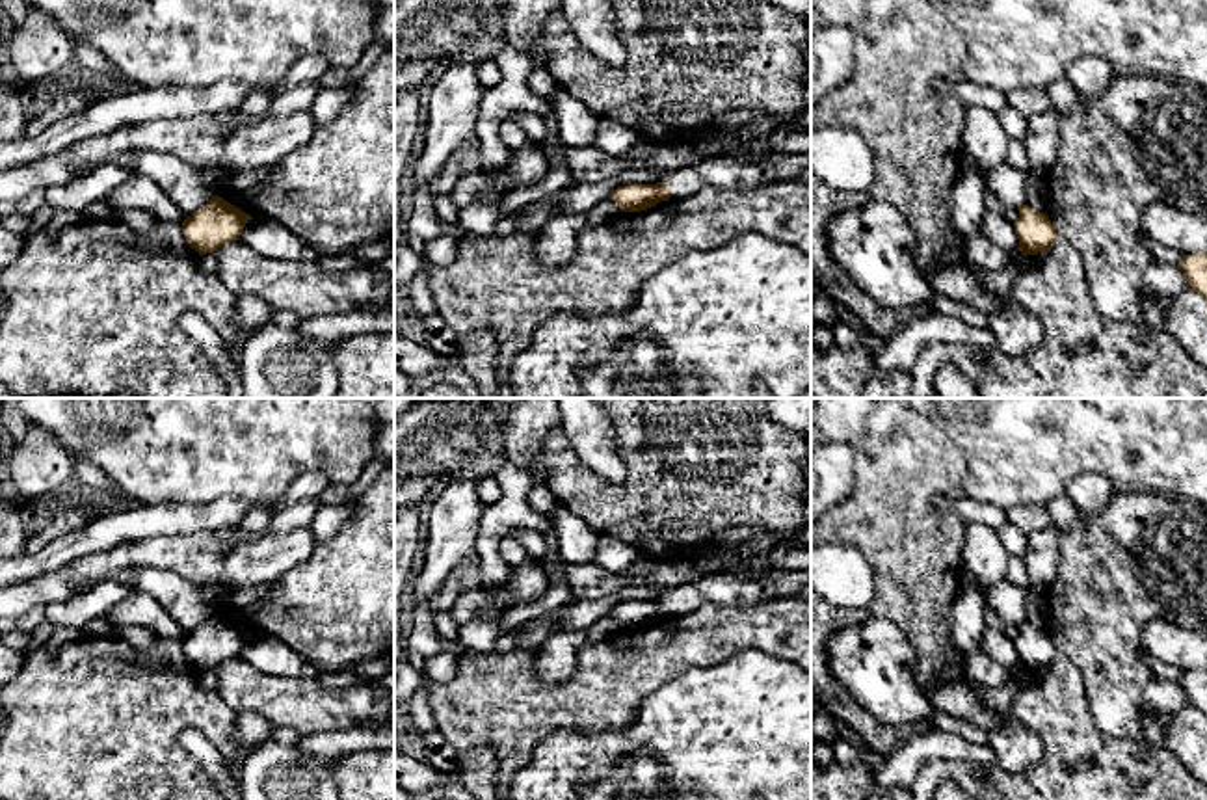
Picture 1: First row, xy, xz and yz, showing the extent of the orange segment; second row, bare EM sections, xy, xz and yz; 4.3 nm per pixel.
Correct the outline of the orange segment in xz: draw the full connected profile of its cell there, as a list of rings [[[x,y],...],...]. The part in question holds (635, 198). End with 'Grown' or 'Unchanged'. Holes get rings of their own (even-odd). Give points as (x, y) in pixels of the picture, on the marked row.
[[[629,184],[619,186],[612,192],[610,199],[619,207],[621,212],[642,212],[655,207],[660,201],[670,199],[670,186],[657,184]]]. Unchanged

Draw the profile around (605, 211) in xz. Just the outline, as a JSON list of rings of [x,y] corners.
[[[608,197],[593,205],[586,216],[588,216],[590,227],[599,227],[619,214],[621,214],[619,207]]]

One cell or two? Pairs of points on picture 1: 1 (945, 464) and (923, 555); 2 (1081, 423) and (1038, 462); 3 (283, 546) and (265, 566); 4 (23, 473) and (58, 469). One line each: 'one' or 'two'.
1: one
2: one
3: one
4: one

